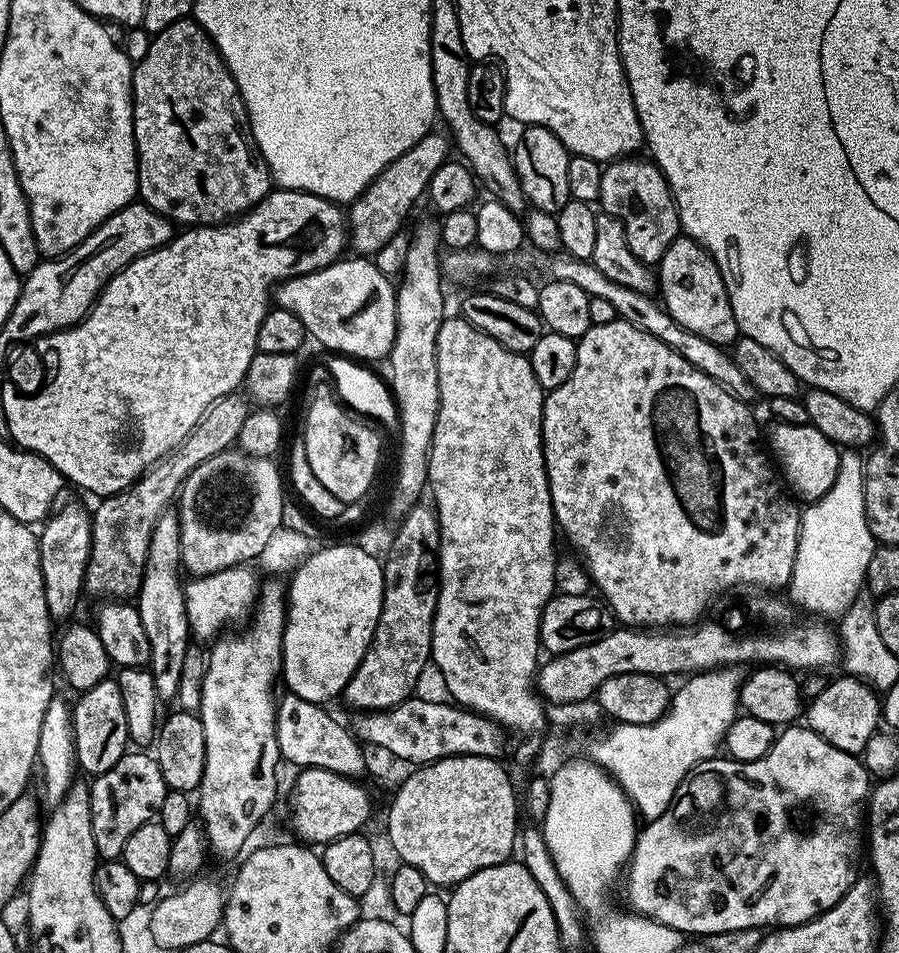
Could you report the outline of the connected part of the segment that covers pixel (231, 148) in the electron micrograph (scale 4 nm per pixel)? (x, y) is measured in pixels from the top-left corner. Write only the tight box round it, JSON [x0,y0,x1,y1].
[132,19,273,226]

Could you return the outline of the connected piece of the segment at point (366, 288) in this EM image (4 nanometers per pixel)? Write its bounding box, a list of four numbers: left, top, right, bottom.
[274,258,396,362]

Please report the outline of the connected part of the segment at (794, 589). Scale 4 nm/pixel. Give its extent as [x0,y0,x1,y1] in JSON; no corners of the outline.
[786,455,878,617]

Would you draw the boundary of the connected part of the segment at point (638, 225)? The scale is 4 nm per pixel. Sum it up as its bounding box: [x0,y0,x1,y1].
[598,158,681,266]

